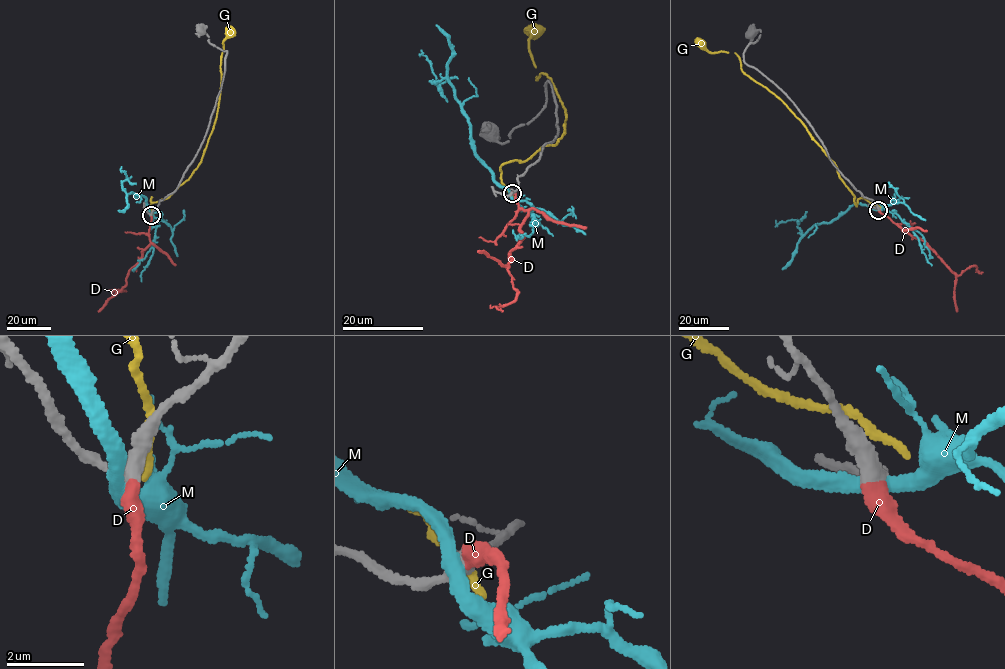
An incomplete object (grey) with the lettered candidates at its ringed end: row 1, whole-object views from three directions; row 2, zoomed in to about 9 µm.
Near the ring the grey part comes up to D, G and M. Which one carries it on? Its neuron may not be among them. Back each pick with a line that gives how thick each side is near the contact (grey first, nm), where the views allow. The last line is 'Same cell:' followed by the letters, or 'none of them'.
D: Thickness 340 nm (grey) against 440 nm
Same cell: D

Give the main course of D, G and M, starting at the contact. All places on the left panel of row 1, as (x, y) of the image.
D: (151, 215), (150, 242), (129, 270), (121, 291), (125, 290), (112, 290), (114, 296)
G: (152, 212), (152, 196), (152, 202), (168, 197), (201, 160), (216, 116), (222, 43), (230, 32)
M: (150, 214), (146, 198), (135, 198), (133, 191), (123, 189), (127, 175), (121, 166)

